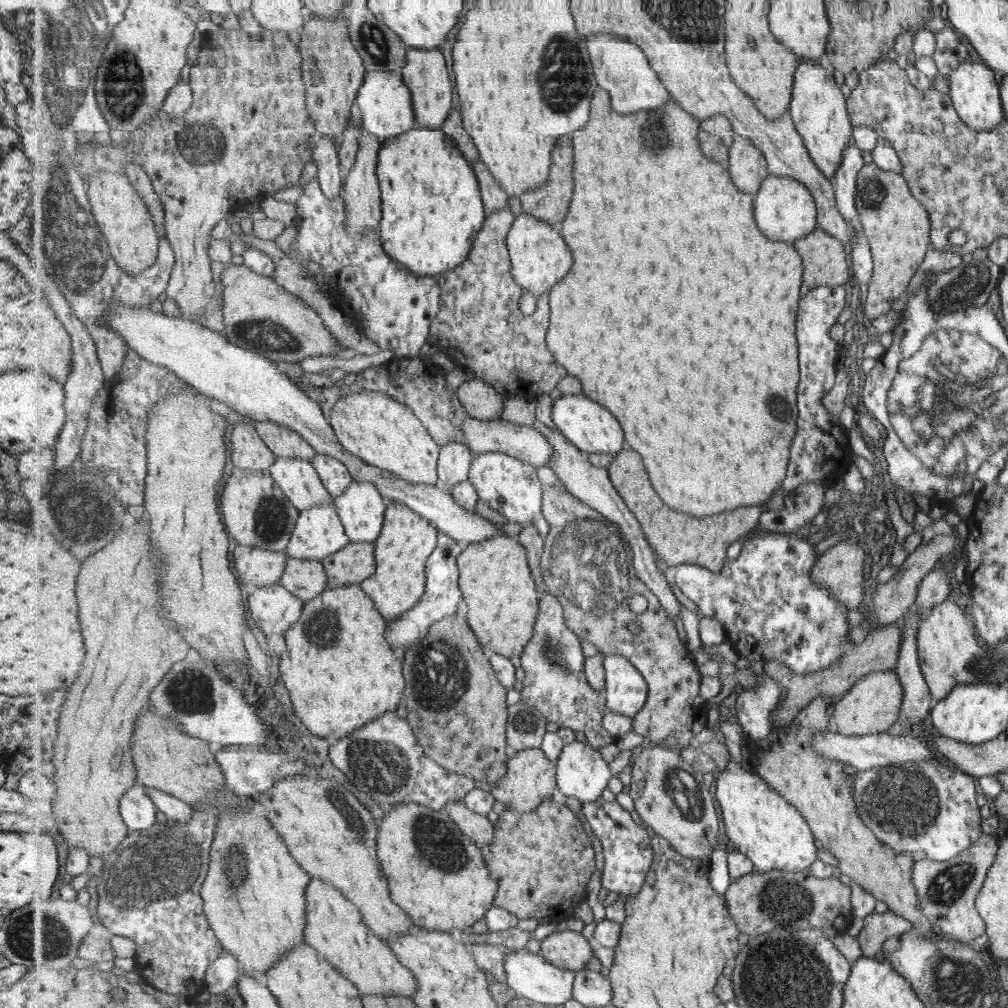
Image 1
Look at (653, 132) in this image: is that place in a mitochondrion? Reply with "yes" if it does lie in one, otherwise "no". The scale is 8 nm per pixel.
yes

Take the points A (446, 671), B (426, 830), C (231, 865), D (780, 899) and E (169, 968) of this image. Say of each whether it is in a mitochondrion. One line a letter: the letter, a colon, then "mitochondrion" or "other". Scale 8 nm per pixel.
A: mitochondrion
B: mitochondrion
C: mitochondrion
D: mitochondrion
E: other

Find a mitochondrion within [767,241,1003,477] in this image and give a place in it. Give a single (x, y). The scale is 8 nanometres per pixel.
(966, 287)

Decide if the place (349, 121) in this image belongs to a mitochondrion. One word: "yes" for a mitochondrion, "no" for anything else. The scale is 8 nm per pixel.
no

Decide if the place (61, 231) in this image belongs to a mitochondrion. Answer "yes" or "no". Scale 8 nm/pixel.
yes

